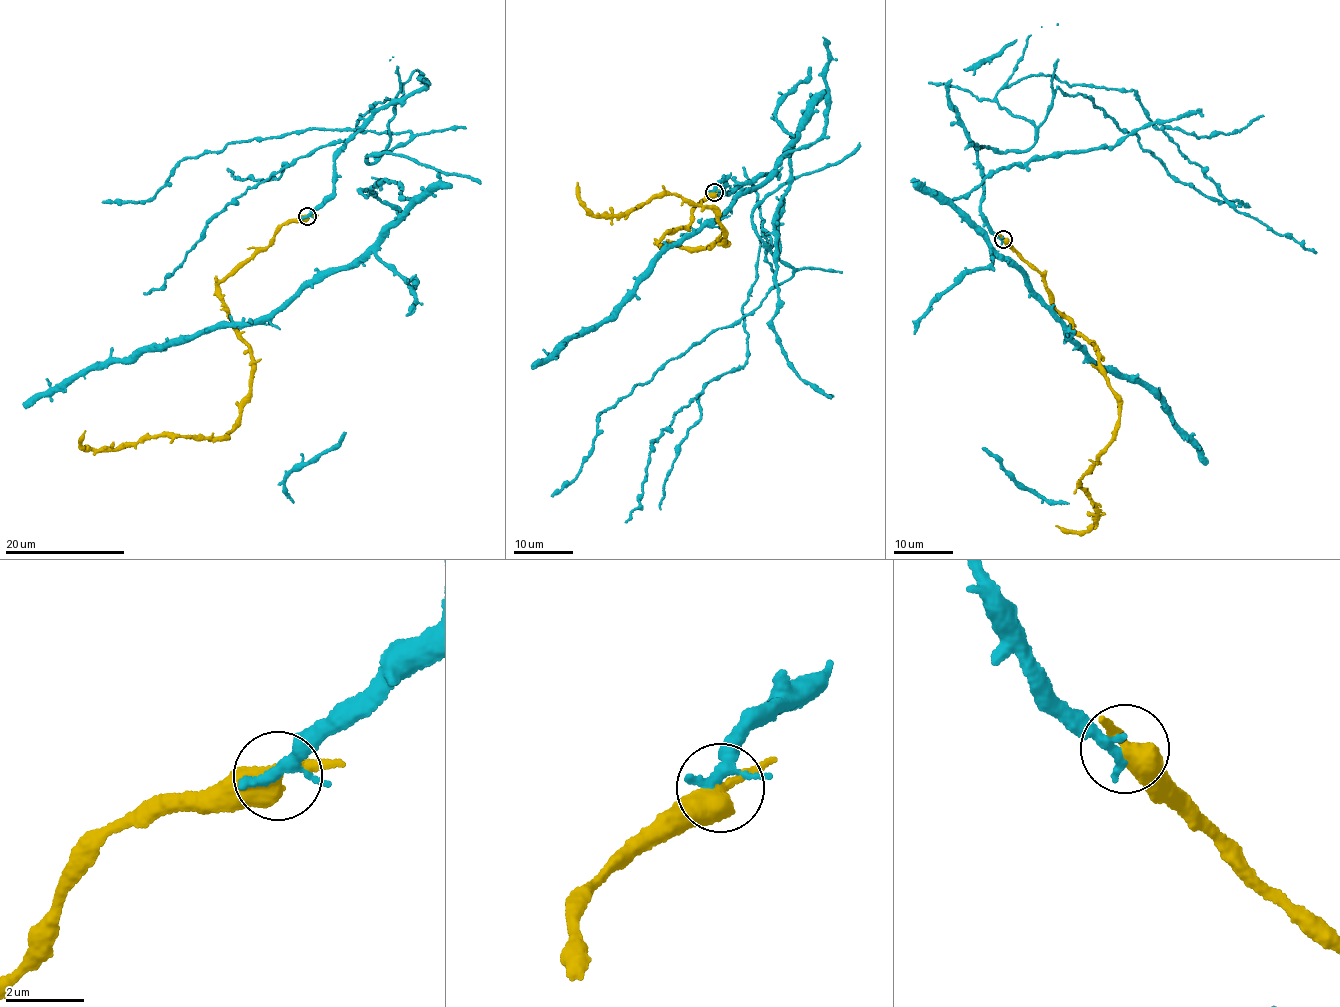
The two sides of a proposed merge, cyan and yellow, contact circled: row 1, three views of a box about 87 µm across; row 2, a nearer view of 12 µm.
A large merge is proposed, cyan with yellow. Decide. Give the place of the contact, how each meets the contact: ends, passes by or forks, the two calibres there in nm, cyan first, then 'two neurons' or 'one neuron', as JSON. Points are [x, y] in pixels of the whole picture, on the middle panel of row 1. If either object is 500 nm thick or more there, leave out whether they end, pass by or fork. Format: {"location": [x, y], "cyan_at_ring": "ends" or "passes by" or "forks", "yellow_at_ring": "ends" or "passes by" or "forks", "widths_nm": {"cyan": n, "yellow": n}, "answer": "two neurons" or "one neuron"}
{"location": [714, 192], "cyan_at_ring": "passes by", "yellow_at_ring": "passes by", "widths_nm": {"cyan": 240, "yellow": 440}, "answer": "one neuron"}

